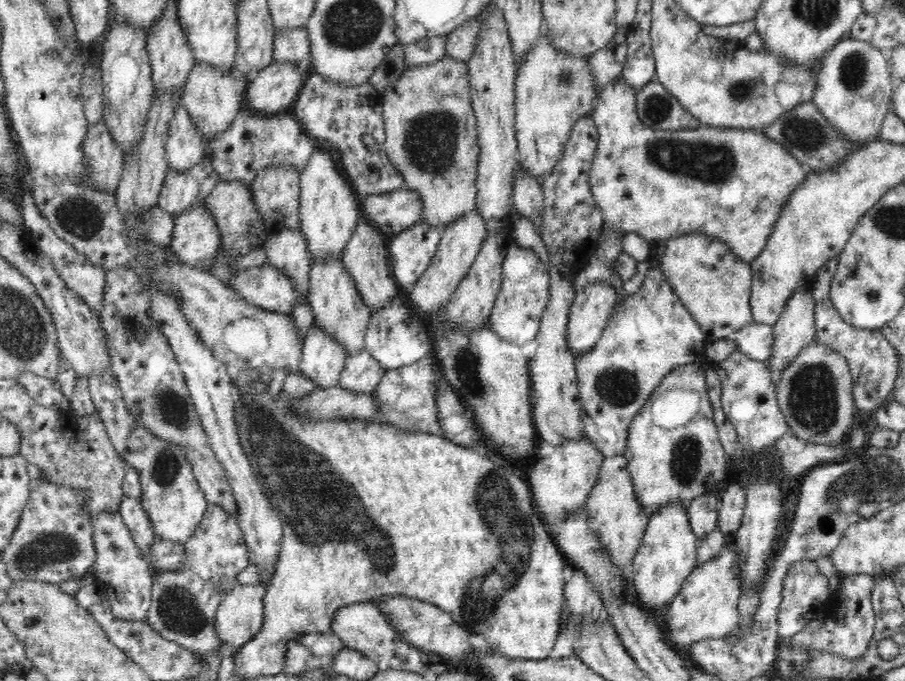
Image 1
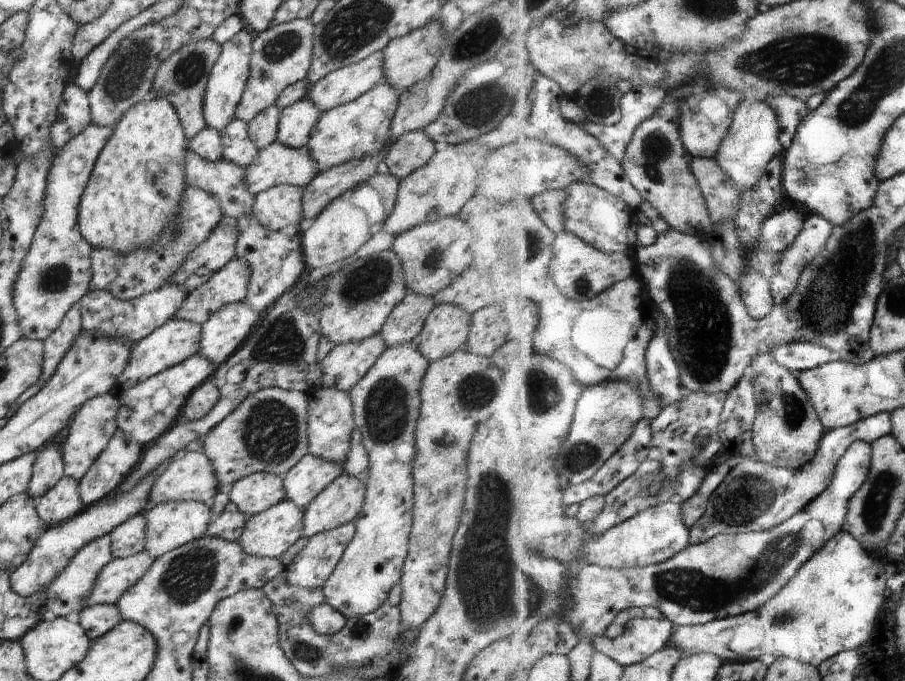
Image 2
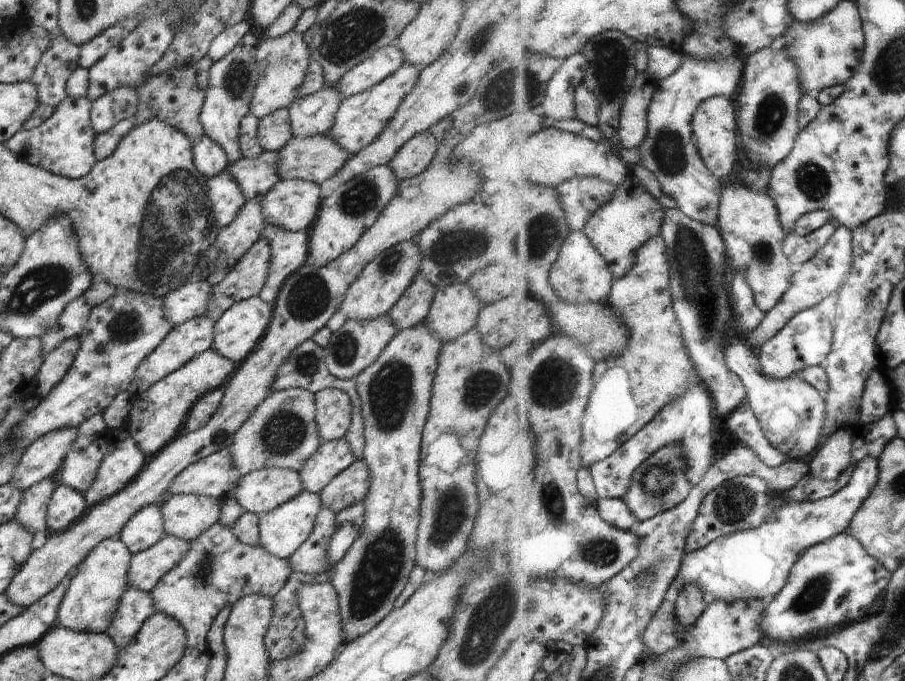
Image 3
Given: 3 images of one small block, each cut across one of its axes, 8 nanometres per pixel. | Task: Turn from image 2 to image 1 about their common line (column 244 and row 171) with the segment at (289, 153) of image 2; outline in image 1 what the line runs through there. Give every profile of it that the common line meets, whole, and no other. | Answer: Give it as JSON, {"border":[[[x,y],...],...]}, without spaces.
{"border":[[[178,104],[172,120],[168,122],[168,136],[164,140],[164,149],[169,171],[184,173],[200,164],[204,158],[204,143],[200,133],[194,127],[186,107]]]}

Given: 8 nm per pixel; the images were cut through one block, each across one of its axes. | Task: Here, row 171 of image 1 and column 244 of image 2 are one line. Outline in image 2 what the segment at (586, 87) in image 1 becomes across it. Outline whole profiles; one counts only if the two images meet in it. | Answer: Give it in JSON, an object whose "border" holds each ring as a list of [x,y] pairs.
{"border":[[[285,498],[267,510],[247,517],[243,532],[236,542],[245,554],[277,559],[291,544],[301,538],[301,528],[303,528],[303,509],[297,508],[293,502]]]}

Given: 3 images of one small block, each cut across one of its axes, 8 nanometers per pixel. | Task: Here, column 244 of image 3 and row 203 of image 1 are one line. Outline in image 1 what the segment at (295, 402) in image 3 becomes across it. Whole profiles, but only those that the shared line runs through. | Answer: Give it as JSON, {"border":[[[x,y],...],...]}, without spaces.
{"border":[[[445,56],[431,65],[405,69],[404,74],[400,75],[396,82],[388,85],[381,98],[386,133],[382,148],[386,151],[390,163],[404,177],[405,188],[420,195],[422,199],[420,223],[440,231],[475,210],[476,170],[480,147],[476,143],[476,123],[474,123],[468,80],[467,64]]]}

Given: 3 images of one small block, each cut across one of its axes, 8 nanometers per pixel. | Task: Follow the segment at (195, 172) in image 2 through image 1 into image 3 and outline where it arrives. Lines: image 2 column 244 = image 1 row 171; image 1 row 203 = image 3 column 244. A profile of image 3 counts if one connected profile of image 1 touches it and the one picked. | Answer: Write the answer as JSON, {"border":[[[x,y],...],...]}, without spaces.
{"border":[[[261,151],[256,157],[241,157],[241,160],[228,164],[227,174],[235,180],[241,190],[243,200],[260,200],[280,181],[277,176],[277,152]]]}

